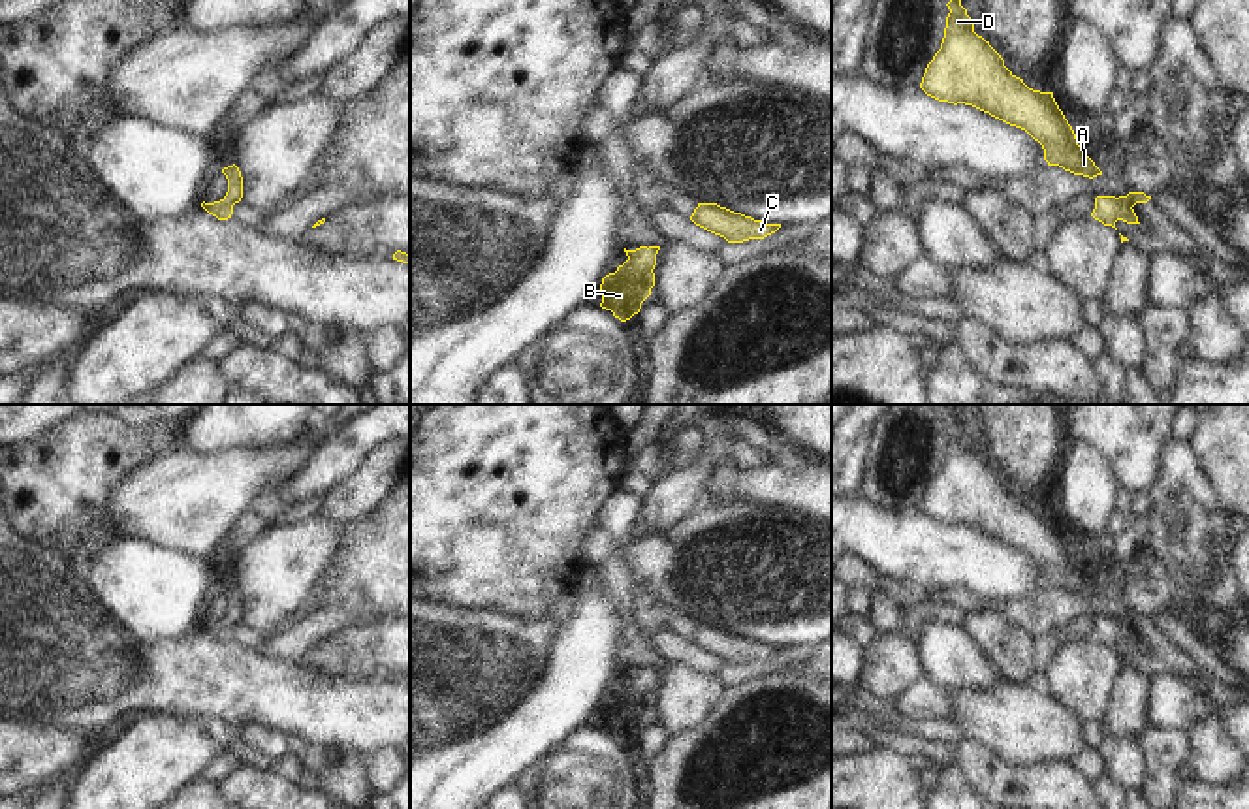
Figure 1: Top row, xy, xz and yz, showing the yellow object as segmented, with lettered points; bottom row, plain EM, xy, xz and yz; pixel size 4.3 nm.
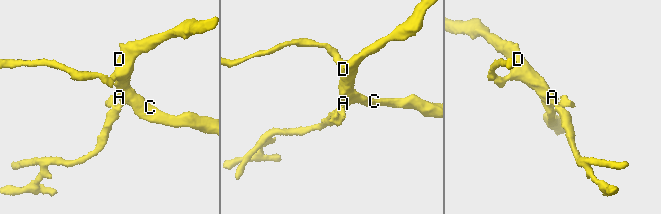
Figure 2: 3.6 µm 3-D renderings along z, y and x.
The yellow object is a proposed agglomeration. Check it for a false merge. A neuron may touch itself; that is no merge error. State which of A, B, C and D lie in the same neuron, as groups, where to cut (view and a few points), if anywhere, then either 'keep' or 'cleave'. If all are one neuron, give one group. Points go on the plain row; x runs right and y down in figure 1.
A B C D; no cut; keep

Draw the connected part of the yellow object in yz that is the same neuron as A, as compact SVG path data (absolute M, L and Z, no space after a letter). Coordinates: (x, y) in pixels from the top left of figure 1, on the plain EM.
M957 416L946 427L950 435L944 459L925 489L920 510L939 523L972 527L1025 551L1042 566L1048 587L1089 600L1102 596L1078 566L1053 514L1029 510L1004 487L989 463L974 453Z

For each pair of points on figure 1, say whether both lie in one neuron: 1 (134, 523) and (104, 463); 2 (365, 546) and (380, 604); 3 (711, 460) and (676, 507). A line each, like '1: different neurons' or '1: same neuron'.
1: different neurons
2: same neuron
3: same neuron

